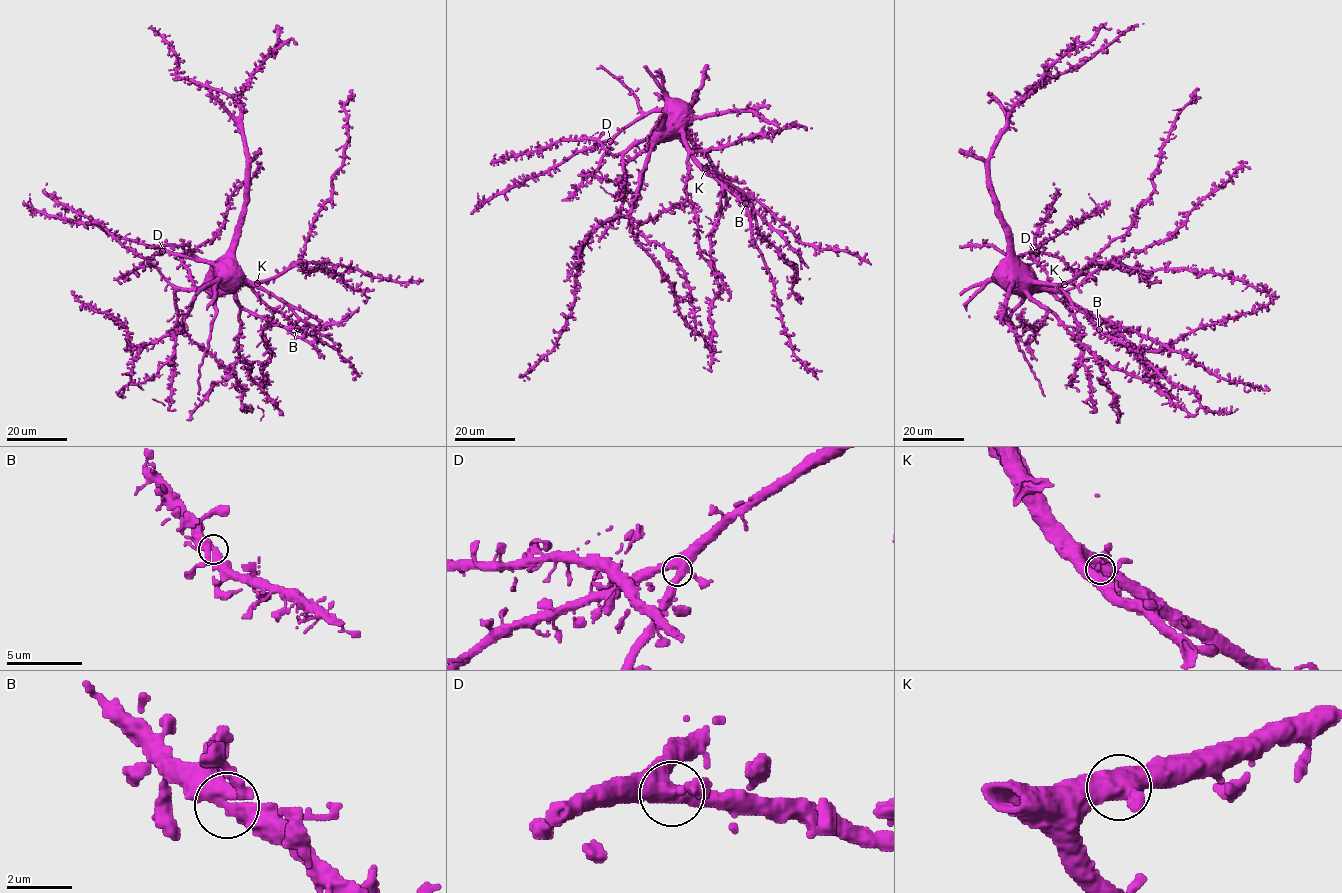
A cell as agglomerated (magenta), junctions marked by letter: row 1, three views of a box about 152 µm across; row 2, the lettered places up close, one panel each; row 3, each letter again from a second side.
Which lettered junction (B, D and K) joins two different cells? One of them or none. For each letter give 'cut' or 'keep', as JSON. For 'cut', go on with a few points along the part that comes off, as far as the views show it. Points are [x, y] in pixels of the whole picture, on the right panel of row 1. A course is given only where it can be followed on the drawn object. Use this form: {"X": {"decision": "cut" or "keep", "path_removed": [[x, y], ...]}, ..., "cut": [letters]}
{"B": {"decision": "keep"}, "D": {"decision": "keep"}, "K": {"decision": "keep"}, "cut": []}

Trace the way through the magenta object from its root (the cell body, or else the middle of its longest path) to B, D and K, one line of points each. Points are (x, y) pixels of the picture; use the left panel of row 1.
B: (226, 272), (230, 264), (235, 280), (248, 284), (297, 327)
D: (226, 272), (226, 269), (204, 261), (162, 251)
K: (226, 272), (230, 264), (235, 280), (257, 283)

